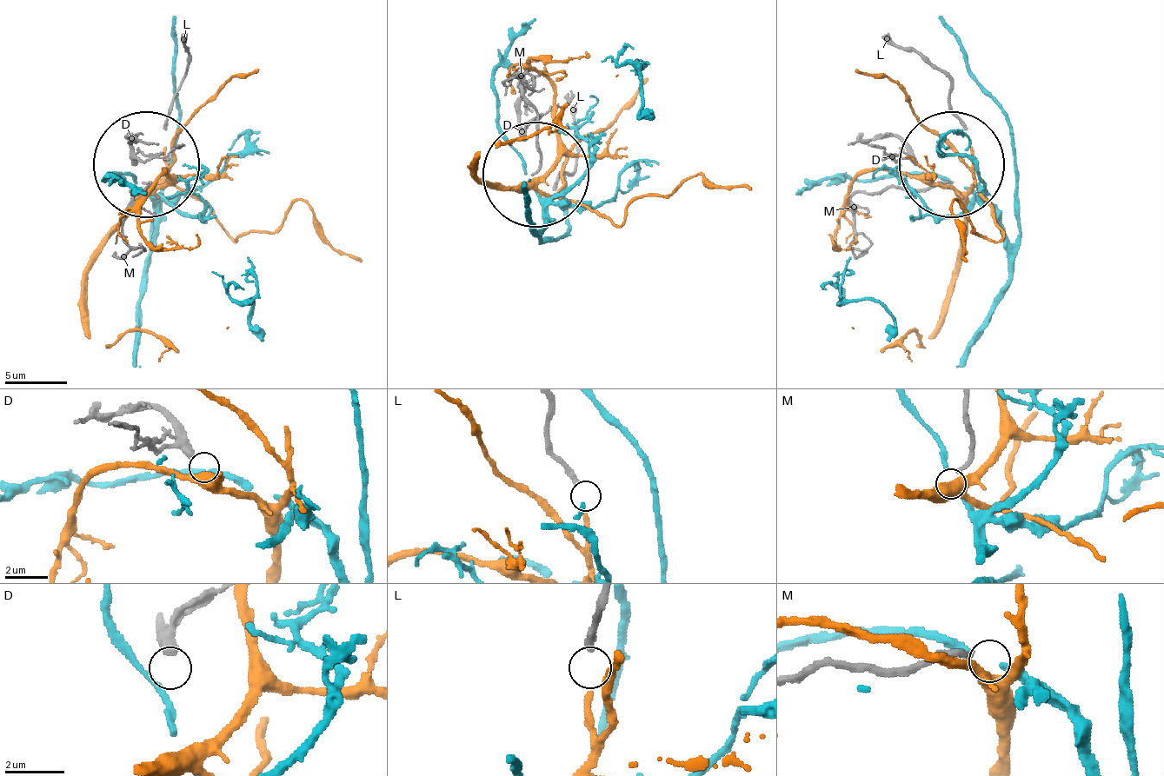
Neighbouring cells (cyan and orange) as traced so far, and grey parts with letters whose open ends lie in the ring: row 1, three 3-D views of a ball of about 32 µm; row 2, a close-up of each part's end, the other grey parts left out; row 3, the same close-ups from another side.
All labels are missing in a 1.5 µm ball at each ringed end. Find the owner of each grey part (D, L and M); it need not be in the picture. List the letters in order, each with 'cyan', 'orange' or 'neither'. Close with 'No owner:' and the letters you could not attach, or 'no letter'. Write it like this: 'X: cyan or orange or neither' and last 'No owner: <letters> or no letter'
D: neither
L: orange
M: neither
No owner: D, M

